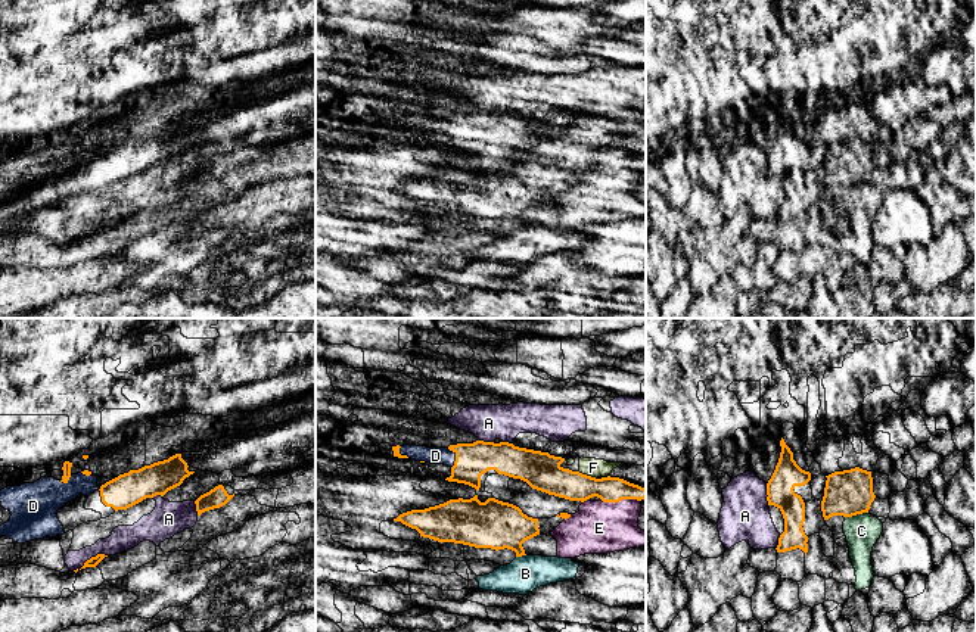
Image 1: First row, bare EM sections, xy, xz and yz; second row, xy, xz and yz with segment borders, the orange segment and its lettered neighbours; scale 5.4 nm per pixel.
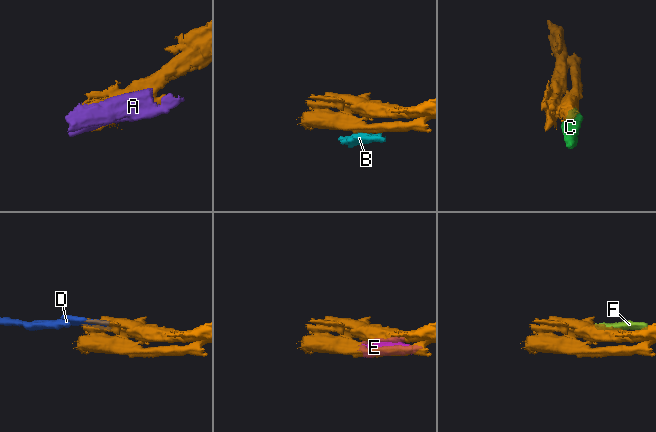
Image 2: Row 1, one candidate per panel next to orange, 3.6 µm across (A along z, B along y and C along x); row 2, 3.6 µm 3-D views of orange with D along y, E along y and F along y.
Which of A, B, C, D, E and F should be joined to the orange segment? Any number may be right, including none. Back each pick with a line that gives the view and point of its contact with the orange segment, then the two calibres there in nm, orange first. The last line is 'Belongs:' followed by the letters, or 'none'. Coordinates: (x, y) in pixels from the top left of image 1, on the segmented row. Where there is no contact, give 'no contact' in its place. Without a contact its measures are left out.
D: xz (456, 457) | 190/100 nm
Belongs: D

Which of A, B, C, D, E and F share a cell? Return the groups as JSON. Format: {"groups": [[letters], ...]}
{"groups": [["A"], ["B"], ["C", "E"], ["D"], ["F"]]}

